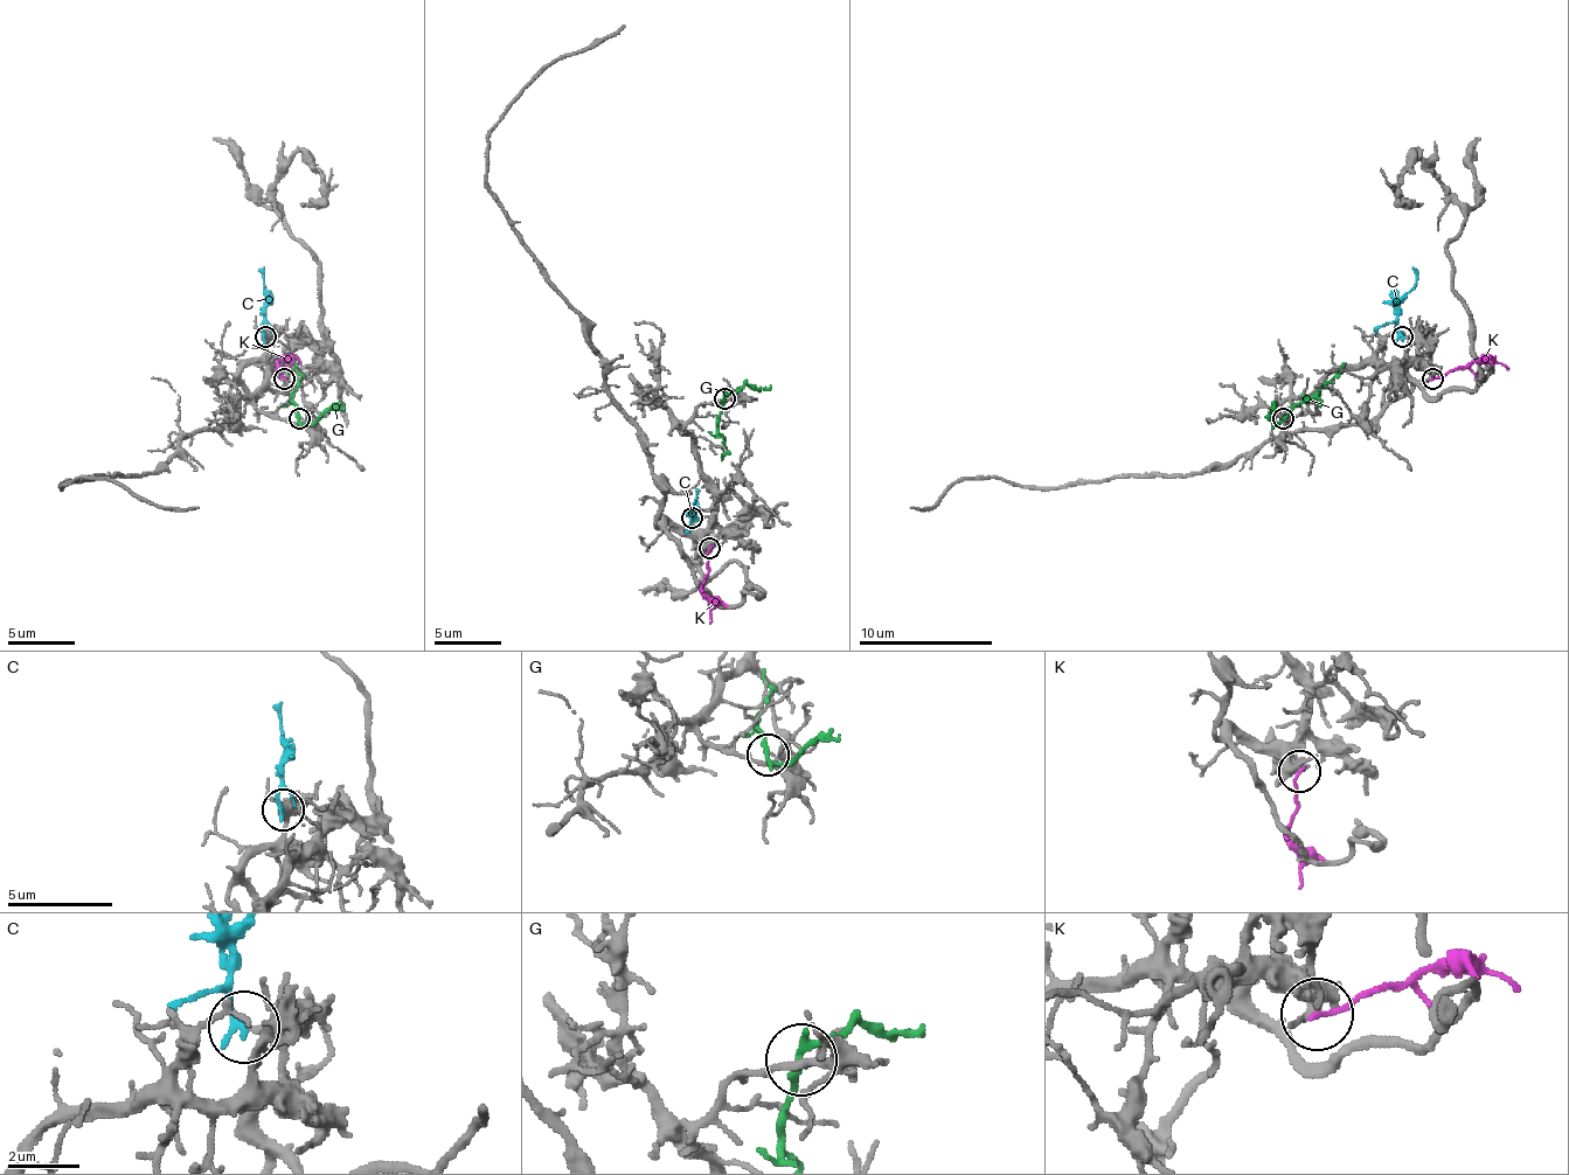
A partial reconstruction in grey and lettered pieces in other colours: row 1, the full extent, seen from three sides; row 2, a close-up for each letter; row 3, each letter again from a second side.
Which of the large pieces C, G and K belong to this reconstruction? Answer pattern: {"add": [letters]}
{"add": ["C"]}

